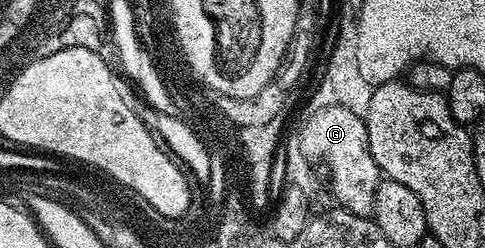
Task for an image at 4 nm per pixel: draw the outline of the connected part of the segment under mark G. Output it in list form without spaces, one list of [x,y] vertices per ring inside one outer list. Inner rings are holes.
[[[349,106],[326,107],[313,111],[302,126],[301,149],[306,158],[323,162],[330,173],[330,190],[339,207],[361,218],[375,213],[380,171],[368,148],[366,119],[357,109]]]

